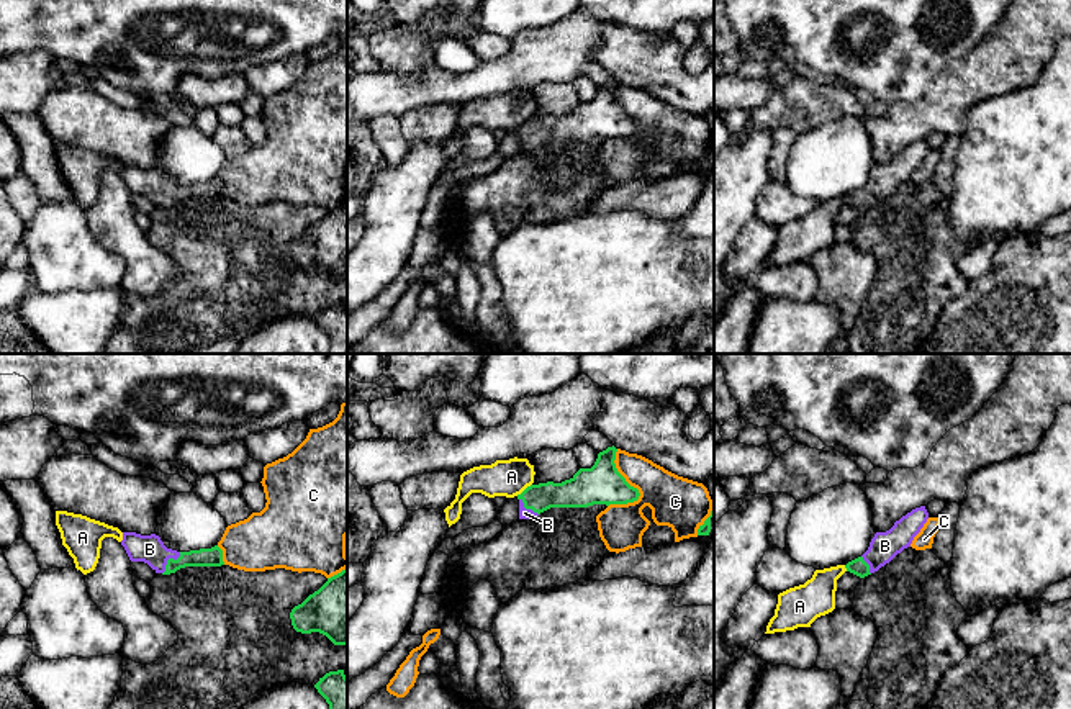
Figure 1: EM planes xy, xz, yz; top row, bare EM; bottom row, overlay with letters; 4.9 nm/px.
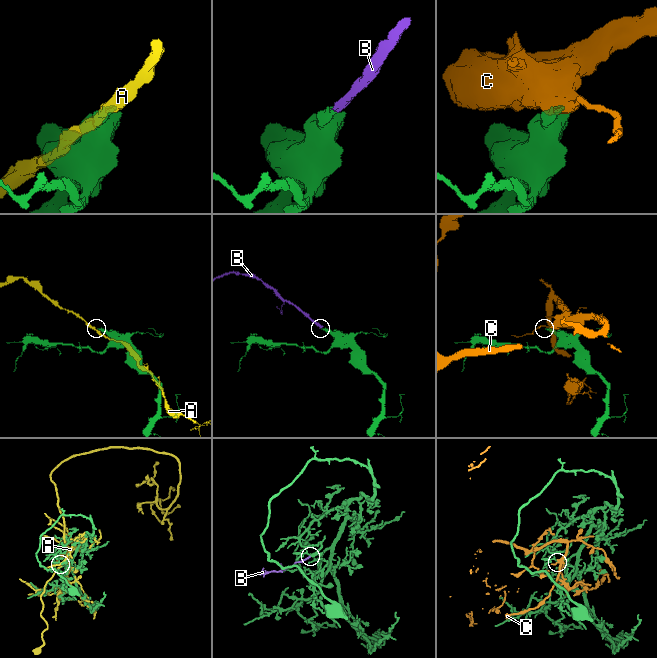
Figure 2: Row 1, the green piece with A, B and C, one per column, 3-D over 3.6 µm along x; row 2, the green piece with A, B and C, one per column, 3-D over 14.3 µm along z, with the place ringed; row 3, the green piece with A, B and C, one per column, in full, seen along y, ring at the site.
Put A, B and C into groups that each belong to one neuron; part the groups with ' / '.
A / B / C

